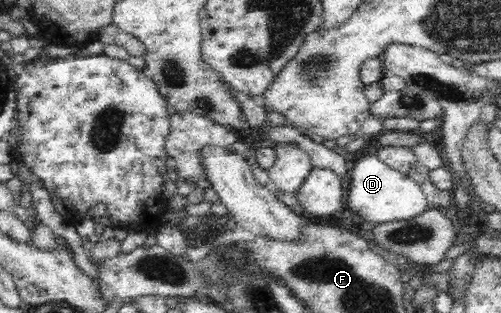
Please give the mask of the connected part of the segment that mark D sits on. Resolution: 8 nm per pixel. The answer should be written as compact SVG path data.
M376 155L361 157L349 171L349 178L351 183L345 207L364 221L381 224L411 219L432 206L418 183L407 174L391 169L391 166L385 165Z

